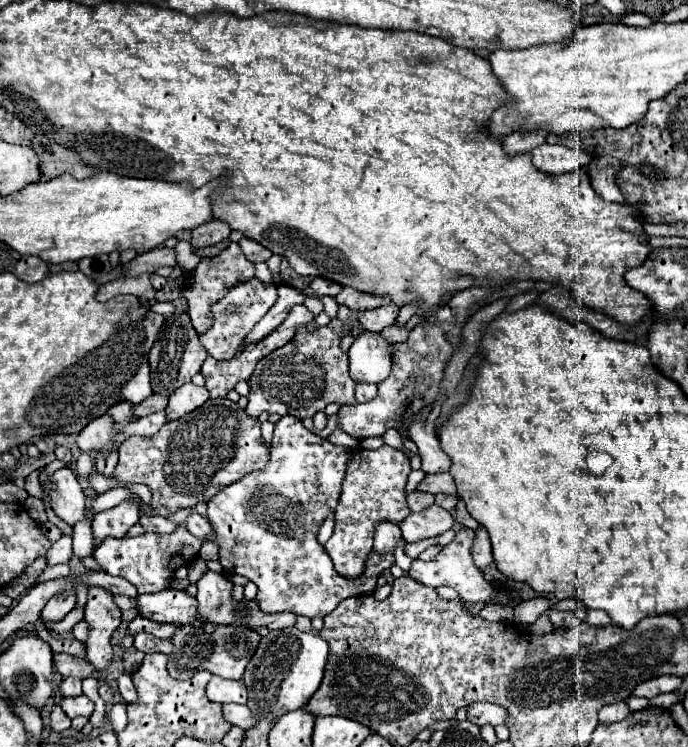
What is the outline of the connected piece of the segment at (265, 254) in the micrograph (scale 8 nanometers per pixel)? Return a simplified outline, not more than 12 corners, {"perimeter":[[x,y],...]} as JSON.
{"perimeter":[[243,237],[239,247],[251,263],[261,263],[271,257],[263,245]]}

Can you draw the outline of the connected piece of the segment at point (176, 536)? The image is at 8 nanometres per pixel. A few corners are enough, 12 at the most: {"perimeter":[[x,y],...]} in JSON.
{"perimeter":[[185,527],[105,539],[95,561],[139,593],[169,587],[199,553]]}

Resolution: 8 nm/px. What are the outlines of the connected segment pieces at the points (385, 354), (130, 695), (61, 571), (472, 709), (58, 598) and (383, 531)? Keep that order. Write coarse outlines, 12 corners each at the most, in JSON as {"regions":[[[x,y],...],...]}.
{"regions":[[[363,331],[349,349],[355,383],[379,383],[391,371],[391,343]],[[127,673],[119,677],[119,693],[125,703],[137,699],[137,689]],[[67,564],[48,565],[38,582],[67,577]],[[493,703],[467,705],[467,721],[501,725],[507,711]],[[53,595],[43,621],[61,621],[77,603],[75,595]],[[395,523],[375,525],[375,551],[393,551],[401,539]]]}

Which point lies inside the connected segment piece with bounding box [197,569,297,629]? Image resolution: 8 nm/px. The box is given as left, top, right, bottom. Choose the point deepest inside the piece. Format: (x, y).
(213, 589)

